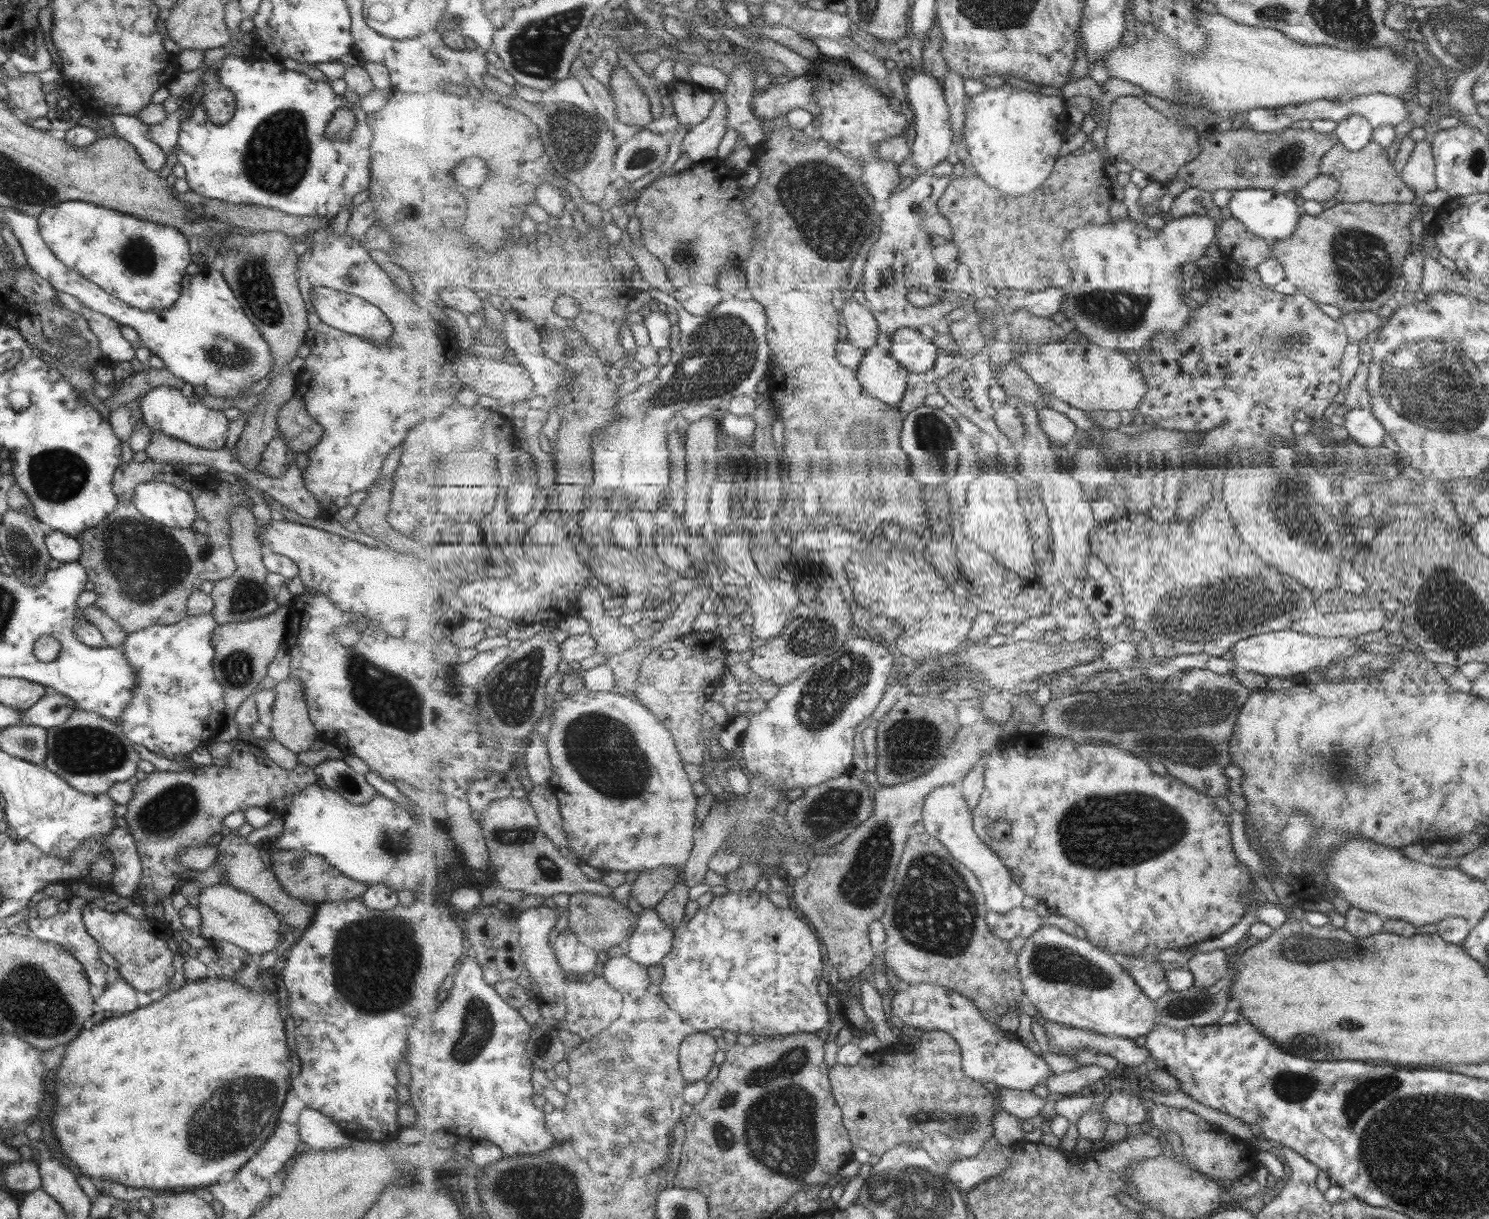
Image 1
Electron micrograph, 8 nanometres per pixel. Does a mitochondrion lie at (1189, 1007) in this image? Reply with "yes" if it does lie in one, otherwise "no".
yes

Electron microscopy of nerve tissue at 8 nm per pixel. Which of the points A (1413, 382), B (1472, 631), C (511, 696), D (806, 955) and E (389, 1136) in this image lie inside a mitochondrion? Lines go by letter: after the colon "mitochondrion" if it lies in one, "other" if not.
A: mitochondrion
B: mitochondrion
C: mitochondrion
D: other
E: other

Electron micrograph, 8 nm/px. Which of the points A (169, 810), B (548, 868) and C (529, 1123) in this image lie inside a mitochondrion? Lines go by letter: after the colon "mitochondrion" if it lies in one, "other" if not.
A: mitochondrion
B: mitochondrion
C: other

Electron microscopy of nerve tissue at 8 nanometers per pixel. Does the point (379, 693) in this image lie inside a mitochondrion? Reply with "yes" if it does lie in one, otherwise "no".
yes

